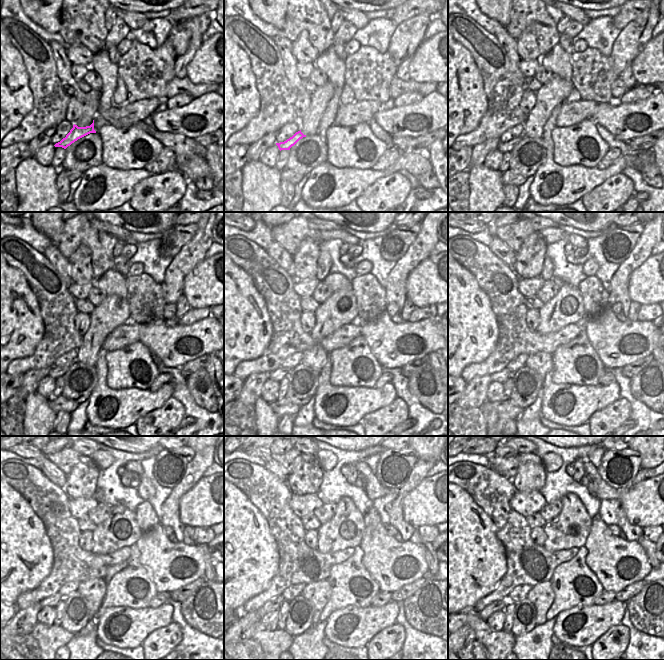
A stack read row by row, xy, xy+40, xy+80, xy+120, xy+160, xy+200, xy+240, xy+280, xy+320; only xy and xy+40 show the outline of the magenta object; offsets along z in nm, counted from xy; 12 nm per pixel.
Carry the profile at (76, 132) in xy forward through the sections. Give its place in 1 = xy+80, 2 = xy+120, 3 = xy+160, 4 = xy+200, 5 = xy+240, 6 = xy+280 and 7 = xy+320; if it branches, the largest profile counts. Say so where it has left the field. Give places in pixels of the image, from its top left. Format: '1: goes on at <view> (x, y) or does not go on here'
1: goes on at xy+80 (504, 147)
2: goes on at xy+120 (55, 372)
3: goes on at xy+160 (277, 375)
4: goes on at xy+200 (501, 376)
5: goes on at xy+240 (52, 601)
6: goes on at xy+280 (274, 604)
7: goes on at xy+320 (497, 605)

